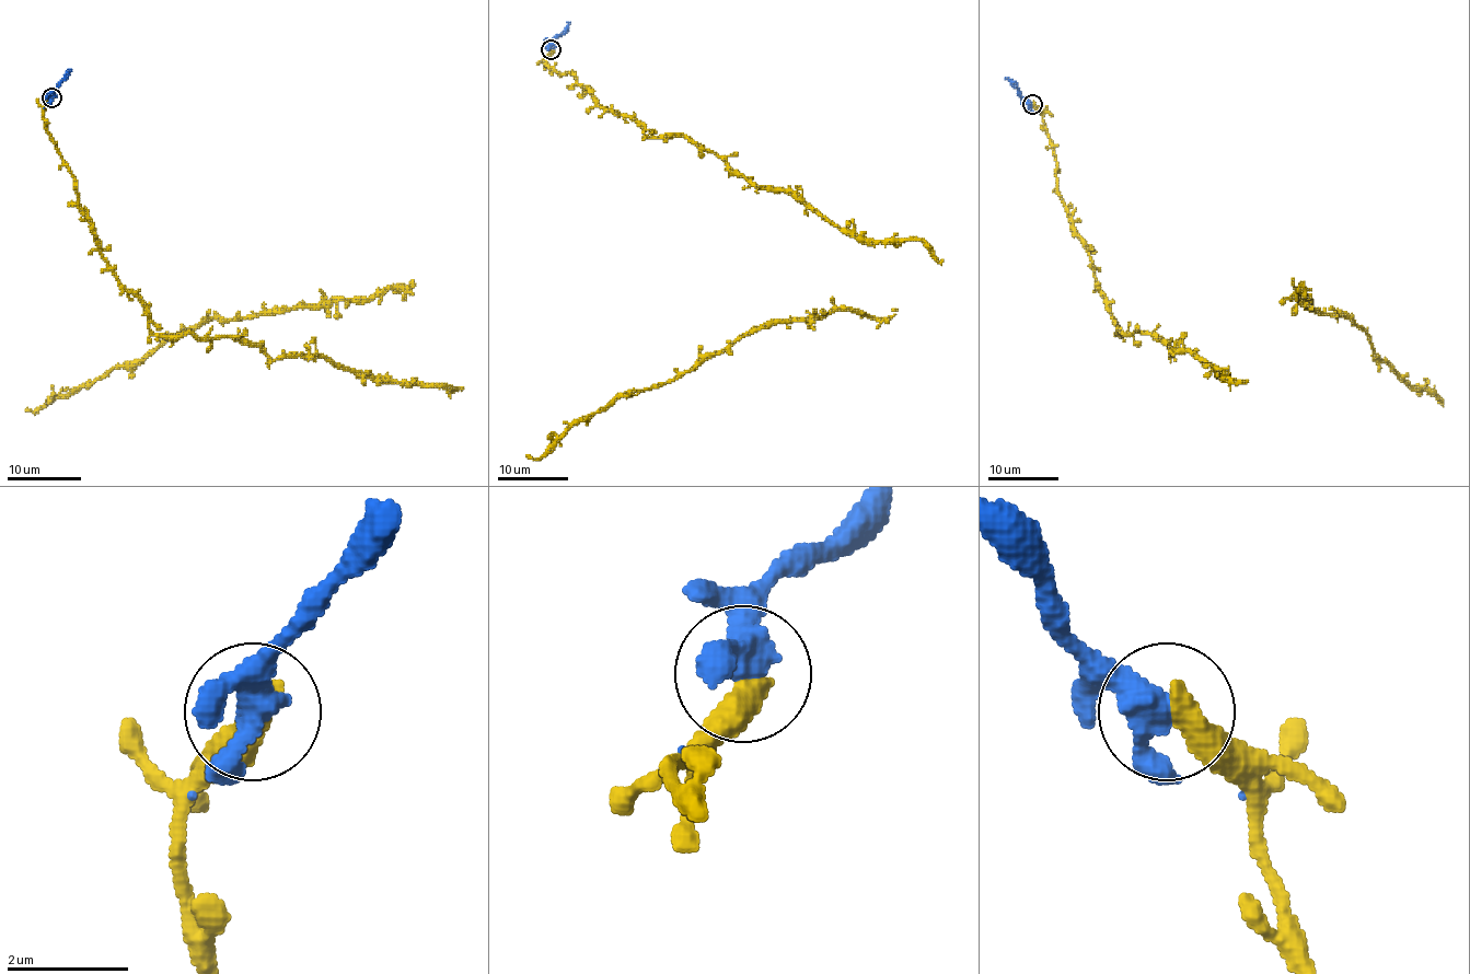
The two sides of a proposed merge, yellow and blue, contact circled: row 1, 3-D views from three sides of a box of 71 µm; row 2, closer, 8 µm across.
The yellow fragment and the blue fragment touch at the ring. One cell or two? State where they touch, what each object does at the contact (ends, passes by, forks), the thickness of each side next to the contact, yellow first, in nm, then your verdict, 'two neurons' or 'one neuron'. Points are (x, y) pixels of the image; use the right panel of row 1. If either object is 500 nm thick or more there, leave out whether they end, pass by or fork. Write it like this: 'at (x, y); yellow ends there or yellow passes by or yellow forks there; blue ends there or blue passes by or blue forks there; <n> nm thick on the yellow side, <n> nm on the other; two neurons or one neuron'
at (1032, 104); 500 nm thick on the yellow side, 420 nm on the other; one neuron

